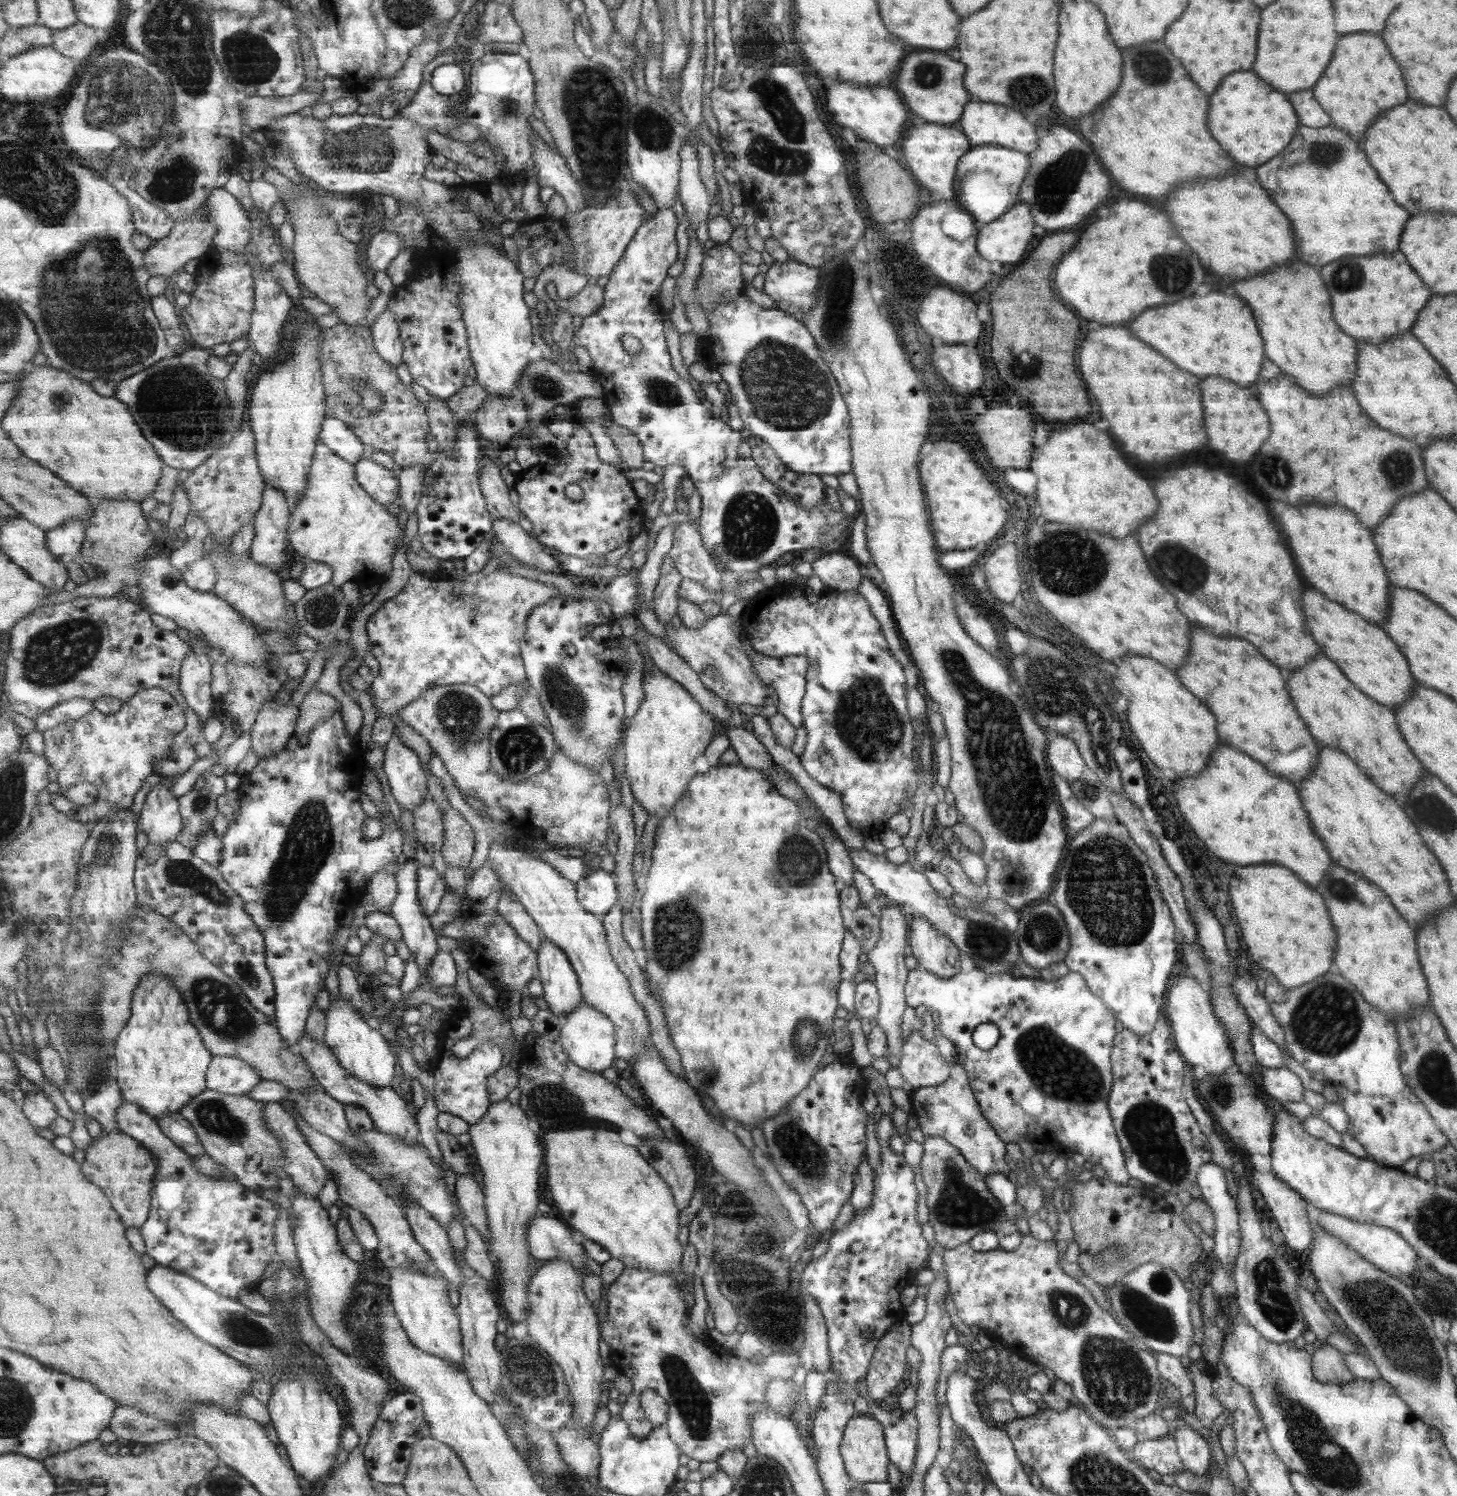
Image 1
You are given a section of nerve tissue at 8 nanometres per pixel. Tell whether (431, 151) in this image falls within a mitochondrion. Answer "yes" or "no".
no

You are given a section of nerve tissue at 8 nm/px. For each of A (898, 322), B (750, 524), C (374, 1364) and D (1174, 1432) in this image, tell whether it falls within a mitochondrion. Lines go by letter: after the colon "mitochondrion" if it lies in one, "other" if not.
A: other
B: mitochondrion
C: other
D: other

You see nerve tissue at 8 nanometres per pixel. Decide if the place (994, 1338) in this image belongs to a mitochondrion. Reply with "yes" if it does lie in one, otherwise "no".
no

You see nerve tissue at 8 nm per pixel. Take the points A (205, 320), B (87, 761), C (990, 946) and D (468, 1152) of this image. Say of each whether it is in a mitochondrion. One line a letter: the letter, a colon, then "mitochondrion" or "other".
A: other
B: other
C: mitochondrion
D: other

